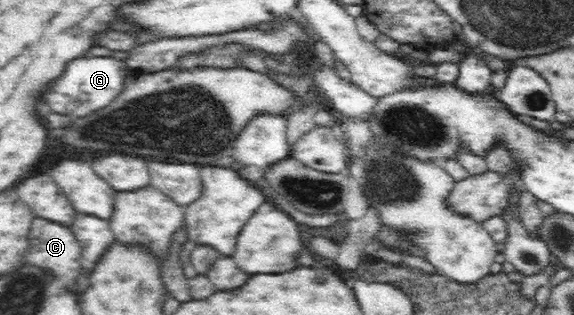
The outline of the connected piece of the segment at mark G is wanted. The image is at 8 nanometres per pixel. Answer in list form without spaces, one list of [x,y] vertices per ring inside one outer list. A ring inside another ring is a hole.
[[[85,57],[77,58],[67,63],[65,73],[55,81],[55,85],[45,93],[45,105],[61,115],[85,117],[91,111],[107,107],[114,97],[123,91],[125,78],[132,75],[131,69],[123,60],[114,57]]]

